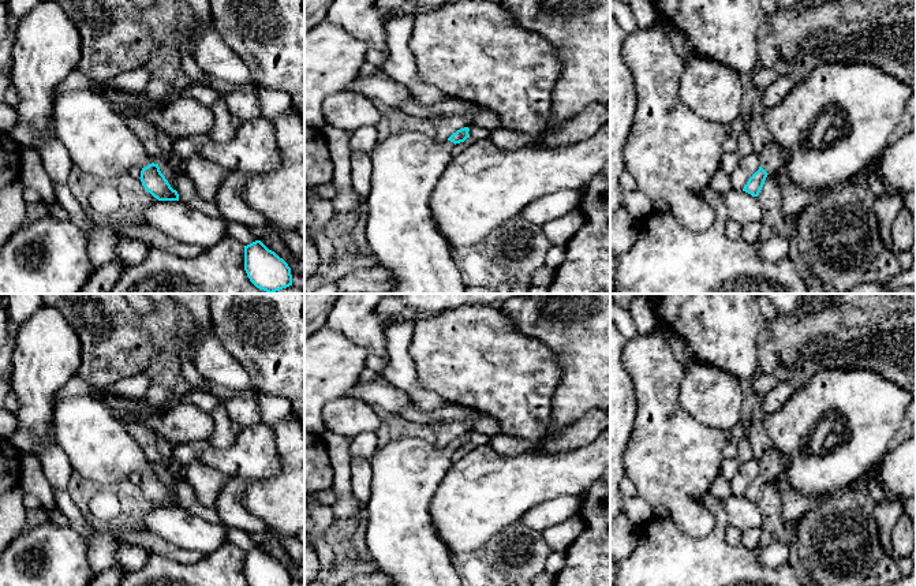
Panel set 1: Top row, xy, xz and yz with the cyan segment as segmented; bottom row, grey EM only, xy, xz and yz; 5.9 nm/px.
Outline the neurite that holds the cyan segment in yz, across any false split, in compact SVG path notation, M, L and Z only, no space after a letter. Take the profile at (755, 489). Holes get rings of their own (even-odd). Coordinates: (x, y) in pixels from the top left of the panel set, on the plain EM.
M774 447L766 451L759 459L759 475L748 485L743 497L758 503L770 478L785 481L790 466L790 456L779 452Z

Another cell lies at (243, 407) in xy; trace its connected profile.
M238 391L238 393L225 400L224 404L232 422L244 426L262 423L257 392Z

